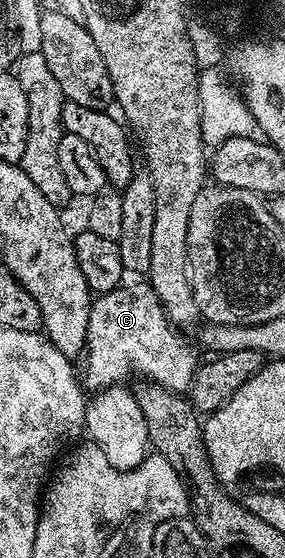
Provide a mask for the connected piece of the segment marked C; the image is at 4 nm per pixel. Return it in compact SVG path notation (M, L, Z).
M147 284L121 285L120 289L99 295L93 301L86 328L86 344L82 355L82 382L92 392L123 383L132 370L144 380L158 383L162 388L187 391L196 373L198 359L181 331L169 322L158 296Z

